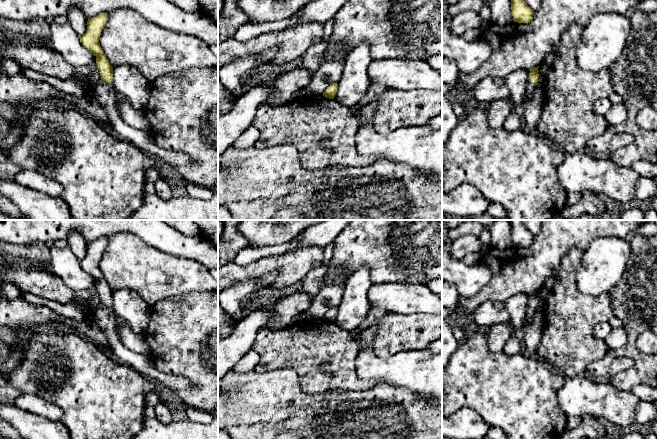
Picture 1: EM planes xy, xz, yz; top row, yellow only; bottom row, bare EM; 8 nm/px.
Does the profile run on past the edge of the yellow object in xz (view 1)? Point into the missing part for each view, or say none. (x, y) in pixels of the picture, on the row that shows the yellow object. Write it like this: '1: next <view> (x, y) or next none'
1: next none

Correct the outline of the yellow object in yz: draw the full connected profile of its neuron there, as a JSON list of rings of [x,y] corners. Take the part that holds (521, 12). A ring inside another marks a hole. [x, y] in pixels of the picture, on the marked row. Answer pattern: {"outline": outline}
{"outline": [[[511,0],[511,11],[513,20],[517,23],[529,23],[534,16],[534,11],[524,0]]]}

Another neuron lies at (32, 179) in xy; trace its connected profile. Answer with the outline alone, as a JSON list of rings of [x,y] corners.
[[[21,169],[14,177],[14,181],[22,186],[53,197],[60,197],[63,191],[63,187],[59,182],[34,170]]]

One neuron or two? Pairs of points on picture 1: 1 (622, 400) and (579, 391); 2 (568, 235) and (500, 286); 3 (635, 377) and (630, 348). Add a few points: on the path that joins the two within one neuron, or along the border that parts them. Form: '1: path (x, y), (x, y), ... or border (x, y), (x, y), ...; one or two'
1: path (611, 400), (590, 398); one
2: path (551, 246), (531, 266), (526, 269), (517, 270); one
3: path (638, 370), (638, 358), (635, 355); one

